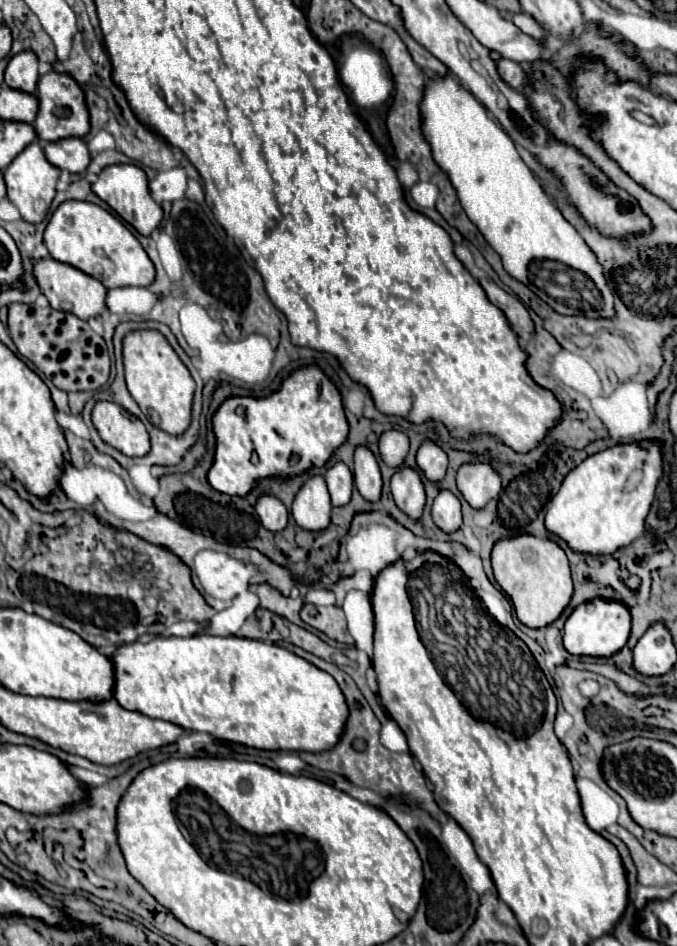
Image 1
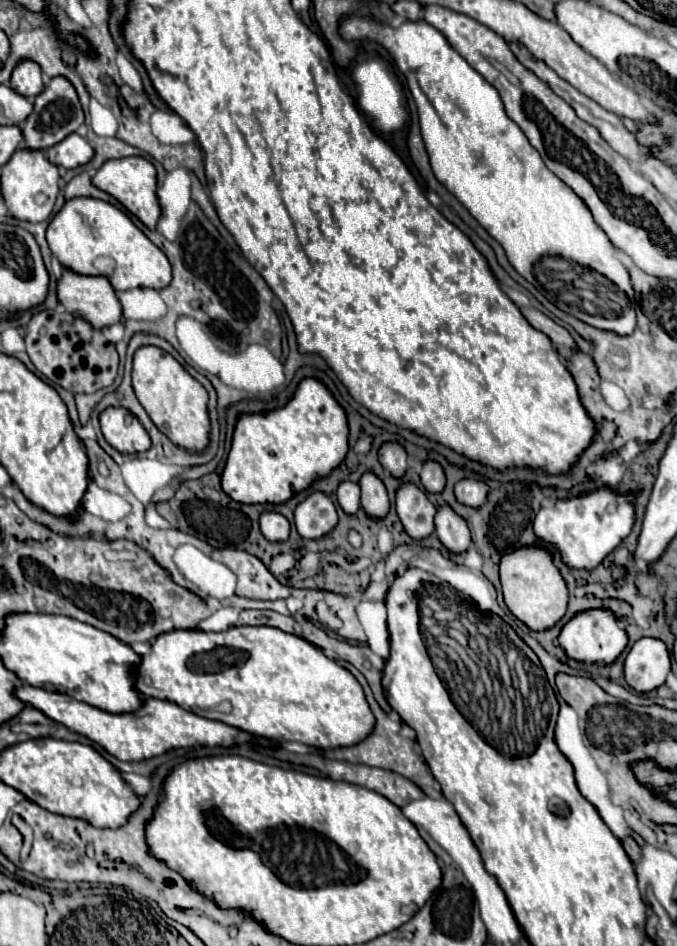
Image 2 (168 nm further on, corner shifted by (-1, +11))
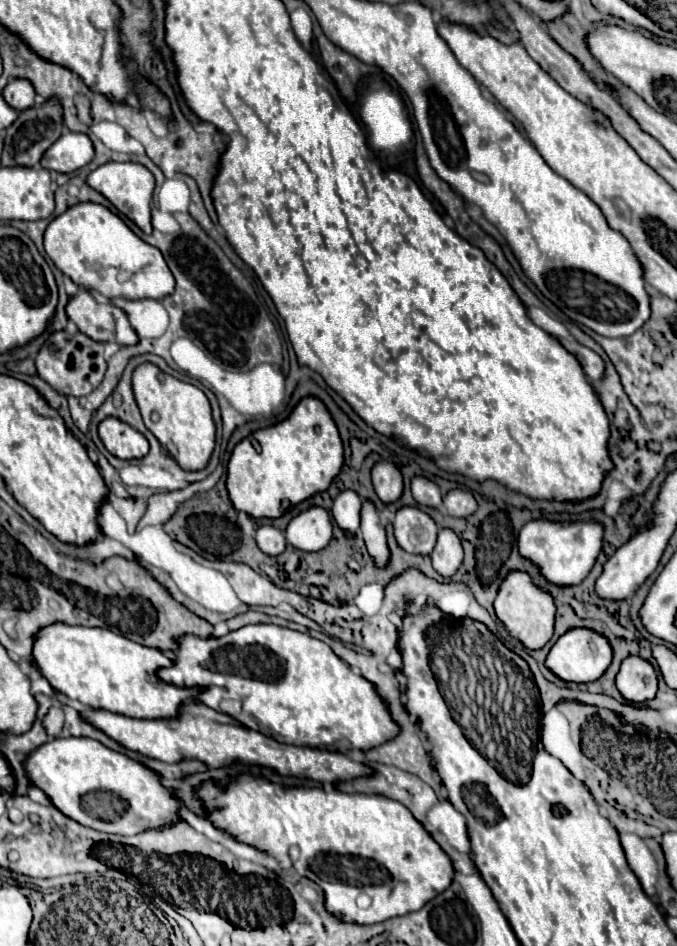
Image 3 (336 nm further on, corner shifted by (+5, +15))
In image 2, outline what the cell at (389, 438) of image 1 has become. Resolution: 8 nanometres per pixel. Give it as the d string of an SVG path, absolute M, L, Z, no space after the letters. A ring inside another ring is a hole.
M384 442L378 450L380 464L392 472L392 476L402 476L406 472L408 454L400 442Z

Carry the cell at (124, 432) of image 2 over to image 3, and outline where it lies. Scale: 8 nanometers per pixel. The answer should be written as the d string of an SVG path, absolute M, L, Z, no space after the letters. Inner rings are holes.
M108 418L100 422L98 434L106 450L120 460L144 458L148 454L148 440L140 432L136 432L132 426L116 418Z

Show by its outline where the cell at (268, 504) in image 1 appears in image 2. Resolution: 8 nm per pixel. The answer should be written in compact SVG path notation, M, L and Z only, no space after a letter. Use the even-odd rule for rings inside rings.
M264 510L260 514L260 530L262 534L272 540L272 542L282 542L288 538L290 532L290 524L286 520L286 516L282 516L280 512L272 512L272 510Z

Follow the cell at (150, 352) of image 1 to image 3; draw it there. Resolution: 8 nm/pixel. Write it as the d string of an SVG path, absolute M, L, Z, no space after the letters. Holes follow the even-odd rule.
M154 364L138 366L132 376L132 386L144 424L158 438L160 446L180 464L180 468L190 472L204 470L216 446L216 426L206 394L188 382L160 372Z

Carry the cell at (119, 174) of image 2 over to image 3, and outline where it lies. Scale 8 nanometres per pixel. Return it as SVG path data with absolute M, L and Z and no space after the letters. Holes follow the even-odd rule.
M106 162L86 178L86 184L106 196L126 218L130 218L144 234L152 234L150 224L150 204L154 192L154 176L148 168L136 162Z

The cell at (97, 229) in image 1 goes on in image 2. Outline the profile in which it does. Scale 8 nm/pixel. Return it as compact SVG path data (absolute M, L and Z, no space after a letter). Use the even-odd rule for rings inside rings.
M72 198L52 218L46 238L52 254L62 266L88 276L106 276L114 290L138 286L164 288L170 284L172 268L164 252L154 246L146 234L116 206L96 198Z

